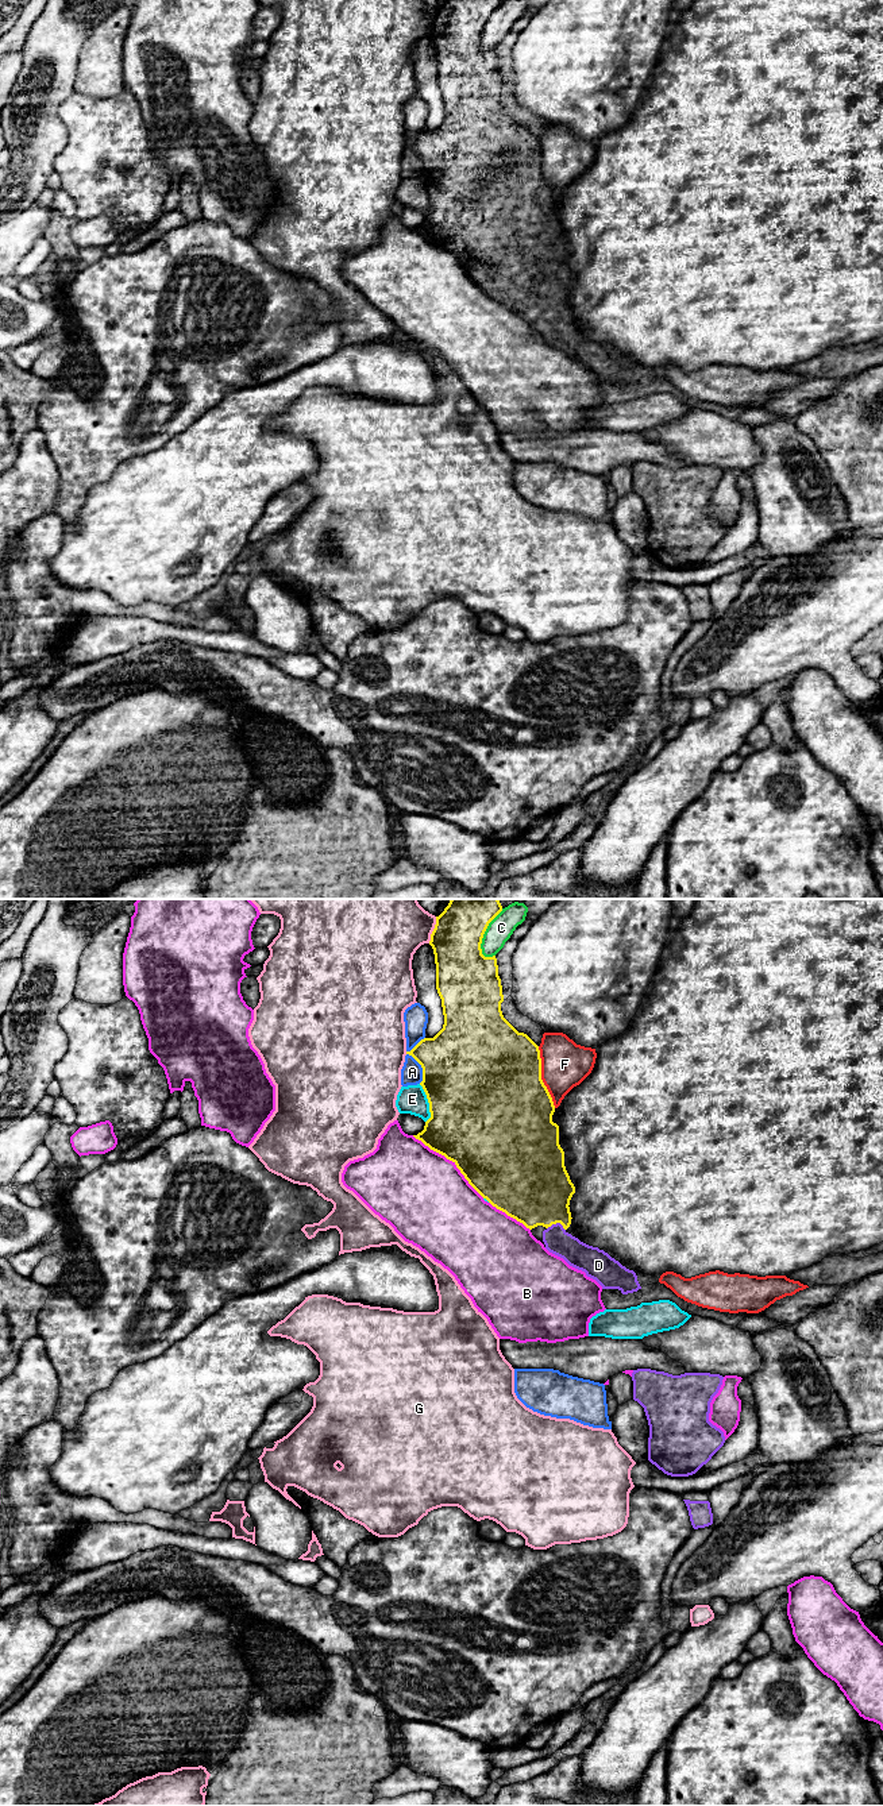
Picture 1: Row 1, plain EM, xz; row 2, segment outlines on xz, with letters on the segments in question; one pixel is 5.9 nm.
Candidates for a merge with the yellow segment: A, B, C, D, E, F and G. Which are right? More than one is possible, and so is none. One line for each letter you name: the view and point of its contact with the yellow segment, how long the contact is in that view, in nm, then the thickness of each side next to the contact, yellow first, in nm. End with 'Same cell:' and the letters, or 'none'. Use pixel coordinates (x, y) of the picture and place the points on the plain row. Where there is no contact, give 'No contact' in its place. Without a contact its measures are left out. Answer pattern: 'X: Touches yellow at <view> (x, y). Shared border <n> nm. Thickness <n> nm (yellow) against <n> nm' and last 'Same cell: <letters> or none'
D: Touches yellow at xz (556, 315). Shared border 110 nm. Thickness 440 nm (yellow) against 160 nm
Same cell: D

